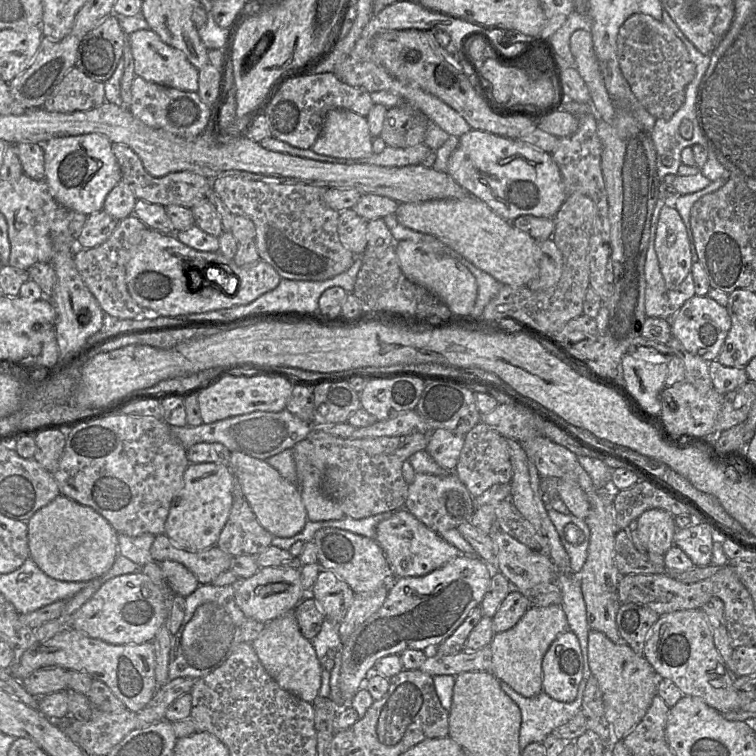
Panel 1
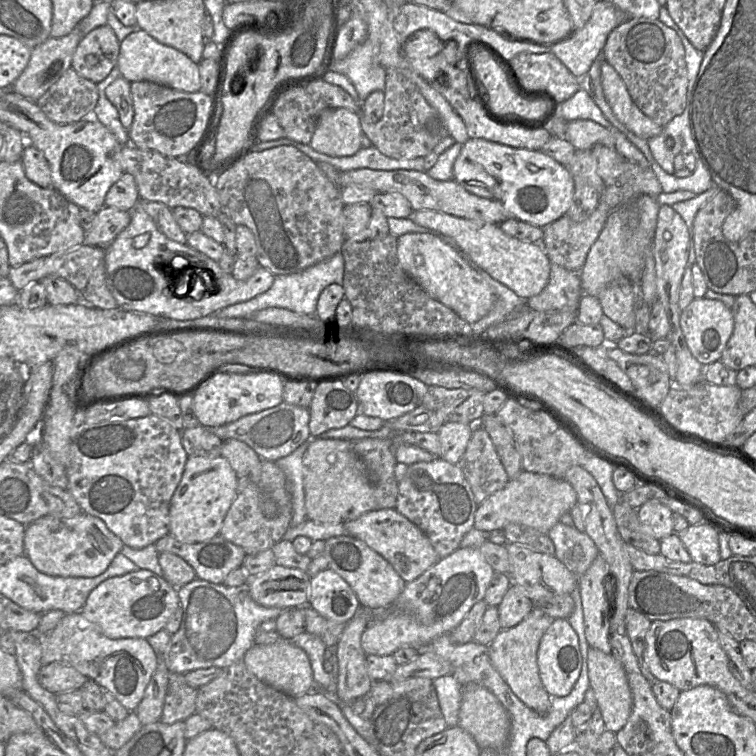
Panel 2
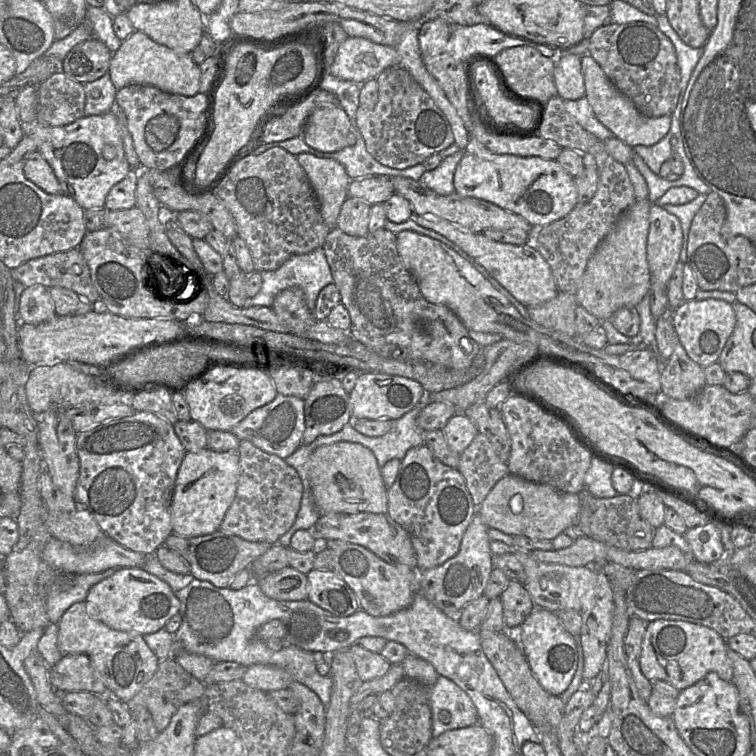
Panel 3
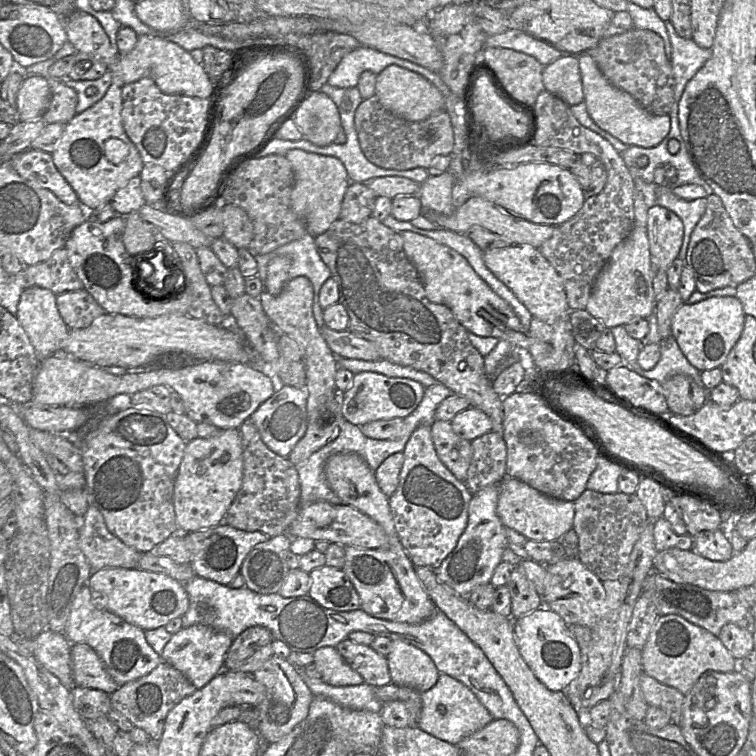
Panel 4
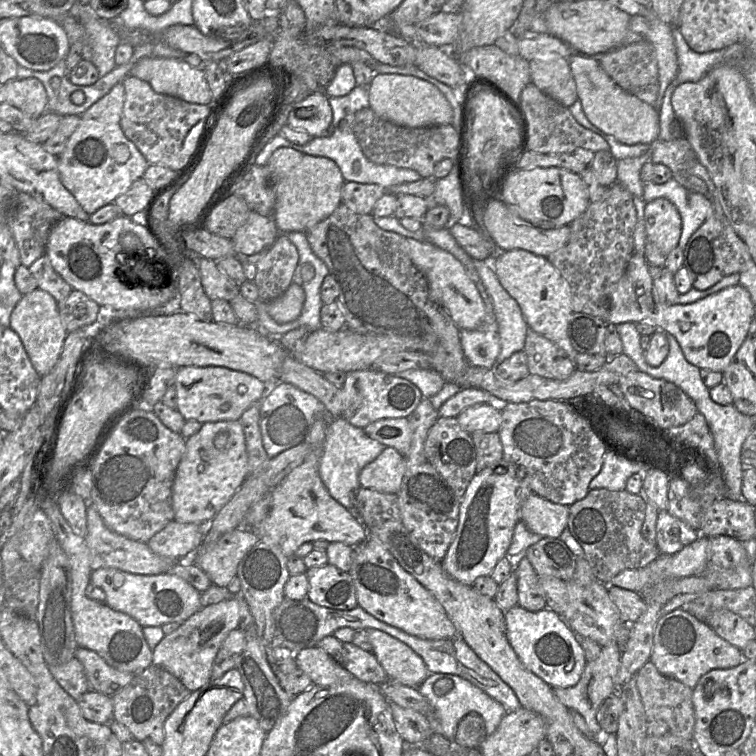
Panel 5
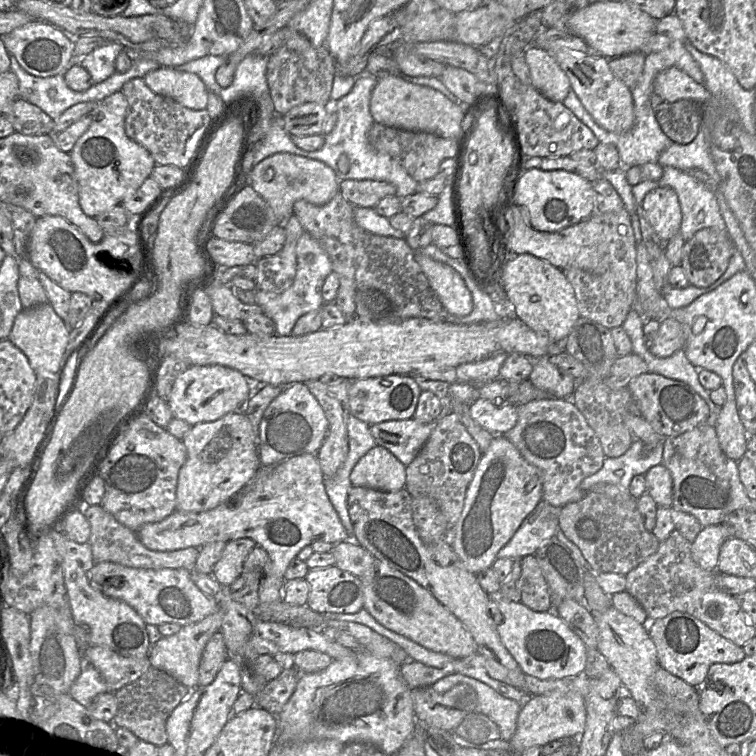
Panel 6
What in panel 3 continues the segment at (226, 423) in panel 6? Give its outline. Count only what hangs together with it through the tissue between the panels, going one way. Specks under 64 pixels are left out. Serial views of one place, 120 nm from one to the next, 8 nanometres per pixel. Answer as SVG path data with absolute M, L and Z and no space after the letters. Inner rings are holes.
M208 448L186 452L178 469L171 504L174 534L197 537L220 529L223 518L236 497L239 477L239 452L215 452Z

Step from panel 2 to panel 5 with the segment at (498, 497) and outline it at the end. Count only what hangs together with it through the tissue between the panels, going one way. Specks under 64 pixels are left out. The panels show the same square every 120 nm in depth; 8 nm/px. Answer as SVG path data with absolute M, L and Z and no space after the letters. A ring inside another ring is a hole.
M535 493L525 499L520 510L520 521L542 538L559 538L567 527L568 517L569 506L551 502Z

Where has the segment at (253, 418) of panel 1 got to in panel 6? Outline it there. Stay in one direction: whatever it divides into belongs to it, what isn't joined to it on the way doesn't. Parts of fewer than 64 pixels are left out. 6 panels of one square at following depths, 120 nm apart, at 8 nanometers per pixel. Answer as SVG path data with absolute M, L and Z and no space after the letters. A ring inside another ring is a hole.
M305 383L281 387L281 393L266 408L259 425L258 453L261 466L276 466L292 457L317 454L328 435L325 413Z

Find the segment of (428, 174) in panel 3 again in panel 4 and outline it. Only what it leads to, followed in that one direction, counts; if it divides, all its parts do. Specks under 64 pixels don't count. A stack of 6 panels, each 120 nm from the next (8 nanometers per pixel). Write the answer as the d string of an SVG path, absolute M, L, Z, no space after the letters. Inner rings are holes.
M449 171L438 176L429 176L420 184L418 197L421 201L422 213L432 211L437 214L450 214L452 206L452 188L455 177Z

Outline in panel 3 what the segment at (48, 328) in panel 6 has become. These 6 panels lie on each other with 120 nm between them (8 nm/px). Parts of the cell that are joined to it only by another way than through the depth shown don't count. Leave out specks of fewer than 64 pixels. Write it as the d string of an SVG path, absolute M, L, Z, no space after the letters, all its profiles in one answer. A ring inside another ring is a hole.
M41 284L25 288L20 297L20 323L38 325L56 316L49 288Z

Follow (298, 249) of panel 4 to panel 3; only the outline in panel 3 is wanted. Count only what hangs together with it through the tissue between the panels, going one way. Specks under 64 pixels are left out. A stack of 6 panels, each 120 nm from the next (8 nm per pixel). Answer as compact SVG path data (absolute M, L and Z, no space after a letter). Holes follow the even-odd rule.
M322 248L306 254L293 255L275 270L262 271L262 287L253 297L249 298L249 306L271 307L276 295L287 288L298 287L302 290L306 304L311 312L315 309L319 292L328 284L333 283L333 277L325 252Z

